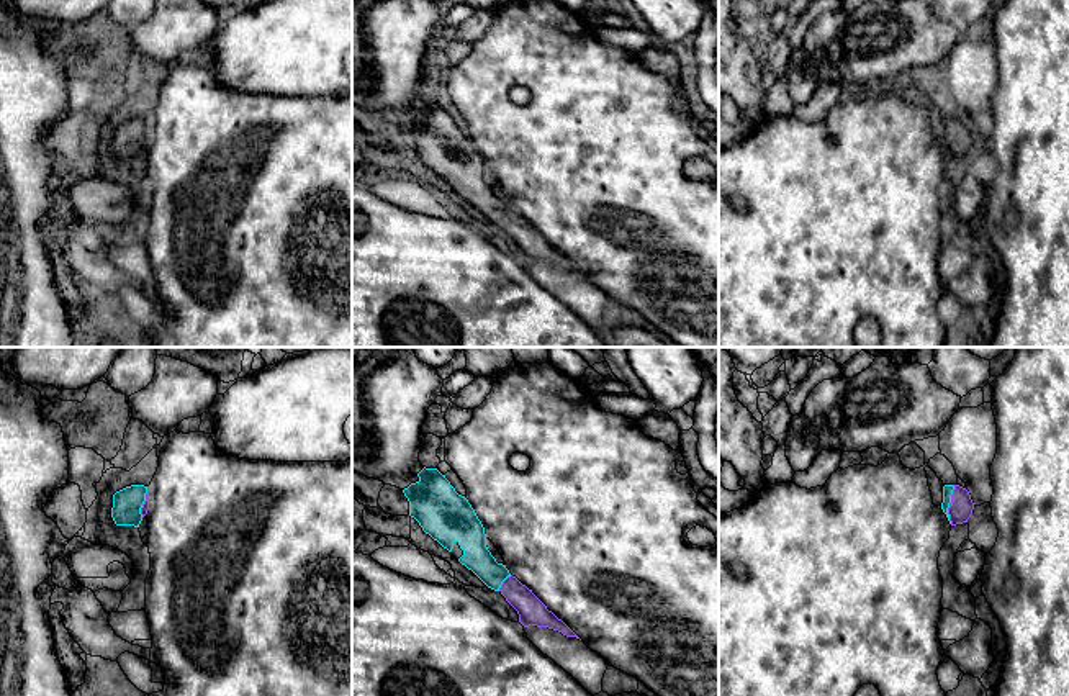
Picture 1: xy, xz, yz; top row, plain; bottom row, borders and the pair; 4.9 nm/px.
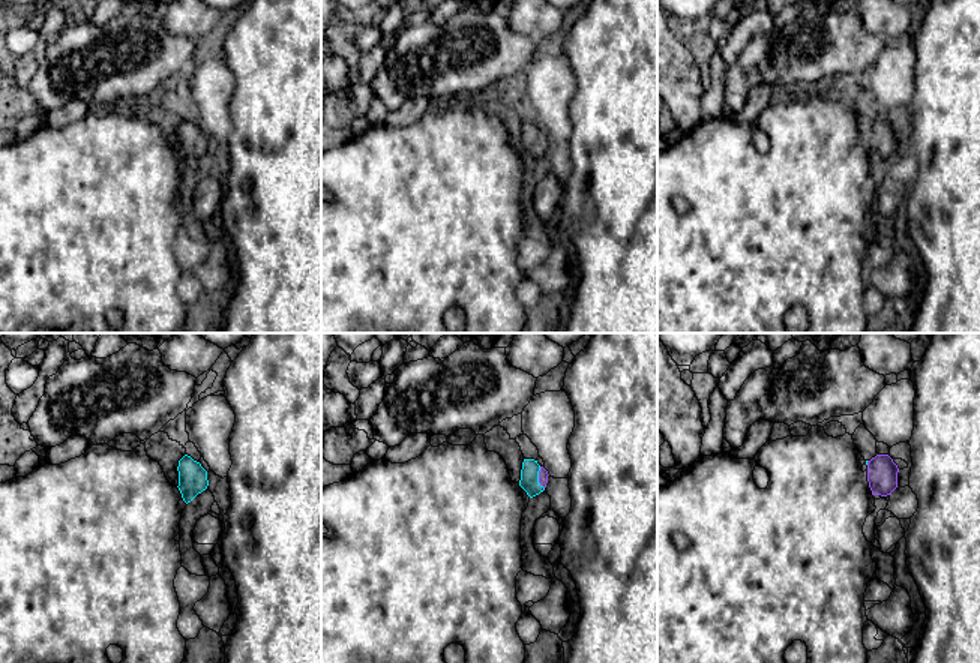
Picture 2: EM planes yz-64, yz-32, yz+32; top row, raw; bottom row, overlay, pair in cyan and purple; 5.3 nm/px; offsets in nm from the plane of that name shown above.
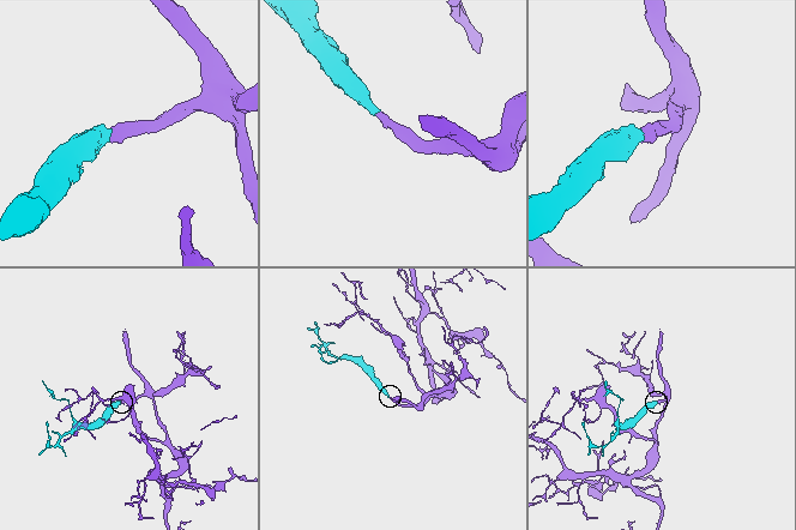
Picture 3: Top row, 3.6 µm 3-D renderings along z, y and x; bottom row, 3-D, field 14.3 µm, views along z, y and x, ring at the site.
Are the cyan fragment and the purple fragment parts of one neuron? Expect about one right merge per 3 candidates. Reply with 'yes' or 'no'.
yes

